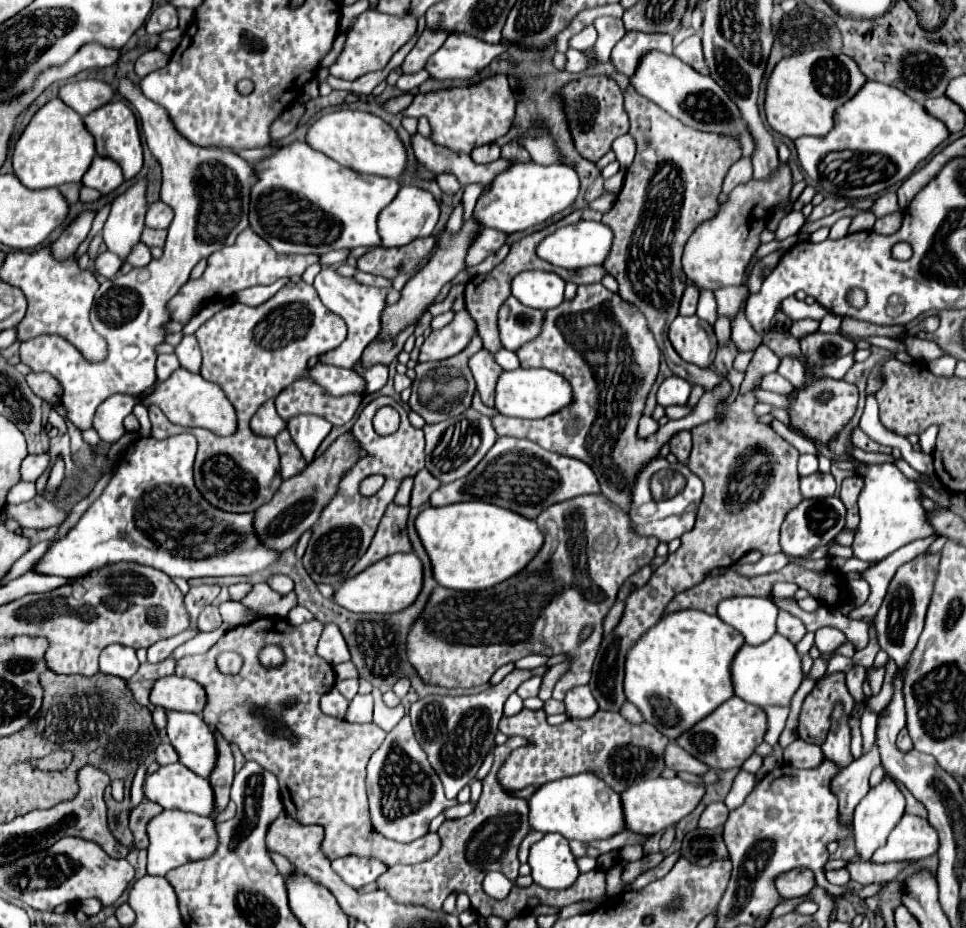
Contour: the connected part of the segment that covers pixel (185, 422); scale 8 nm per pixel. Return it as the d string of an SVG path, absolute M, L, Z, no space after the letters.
M177 369L167 381L161 381L155 385L153 393L143 401L145 405L159 405L161 411L167 415L169 421L183 425L183 427L203 427L213 431L219 437L227 437L237 429L237 417L235 407L225 399L221 389L205 381L201 375L195 375L187 369Z

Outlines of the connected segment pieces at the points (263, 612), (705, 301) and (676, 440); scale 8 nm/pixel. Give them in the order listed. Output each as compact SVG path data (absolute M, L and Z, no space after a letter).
M259 583L243 599L243 605L251 607L251 609L259 609L261 617L285 617L297 605L297 595L295 595L295 591L291 591L287 595L279 595L269 585Z
M700 288L700 297L697 305L696 315L710 325L714 325L717 316L717 303L712 291Z
M681 431L677 433L671 441L669 441L669 447L671 447L671 453L677 457L679 463L687 463L687 457L691 453L691 433L689 431Z

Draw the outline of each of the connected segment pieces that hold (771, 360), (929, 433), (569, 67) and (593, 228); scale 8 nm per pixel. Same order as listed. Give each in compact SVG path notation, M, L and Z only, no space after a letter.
M761 344L758 346L746 369L745 379L741 384L739 395L744 395L752 389L756 378L775 372L779 363L780 358L776 356L766 345Z
M929 427L919 435L919 451L921 453L933 453L935 451L935 437L937 437L937 427Z
M569 49L565 55L567 55L565 71L569 71L569 73L581 73L581 71L587 71L587 69L591 67L589 61L587 61L587 57L585 57L581 51Z
M579 221L575 225L565 225L547 235L539 245L537 245L537 257L565 269L581 269L589 265L603 265L605 257L609 255L611 249L611 229L603 223L595 221Z

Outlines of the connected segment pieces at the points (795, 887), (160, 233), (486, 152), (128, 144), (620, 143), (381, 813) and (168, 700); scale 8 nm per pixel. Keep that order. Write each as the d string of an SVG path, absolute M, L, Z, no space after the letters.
M797 867L797 869L791 869L789 873L783 873L775 885L785 899L801 897L815 887L815 875L807 867Z
M145 227L141 233L141 243L145 243L147 247L163 247L165 237L167 237L167 231Z
M491 143L491 145L483 145L483 147L475 147L471 151L471 159L475 163L493 163L499 159L499 145Z
M109 101L107 105L103 105L101 109L95 109L93 113L89 113L83 119L87 131L93 135L95 139L95 149L97 155L101 157L109 157L113 161L117 161L123 169L123 177L129 181L133 179L141 167L143 167L143 147L141 147L141 137L139 137L139 127L137 127L137 119L133 115L133 111L123 103L123 101Z
M631 135L617 137L611 145L611 151L615 153L621 167L629 167L633 163L633 157L635 157L635 139Z
M405 715L385 737L383 745L373 753L367 765L367 797L371 825L387 839L411 843L427 833L431 819L451 807L443 793L443 785L427 761L425 751L419 747L411 721Z
M169 675L159 681L155 681L151 695L149 695L151 705L163 707L169 711L187 711L187 713L201 713L207 695L199 683L187 677L177 677Z

